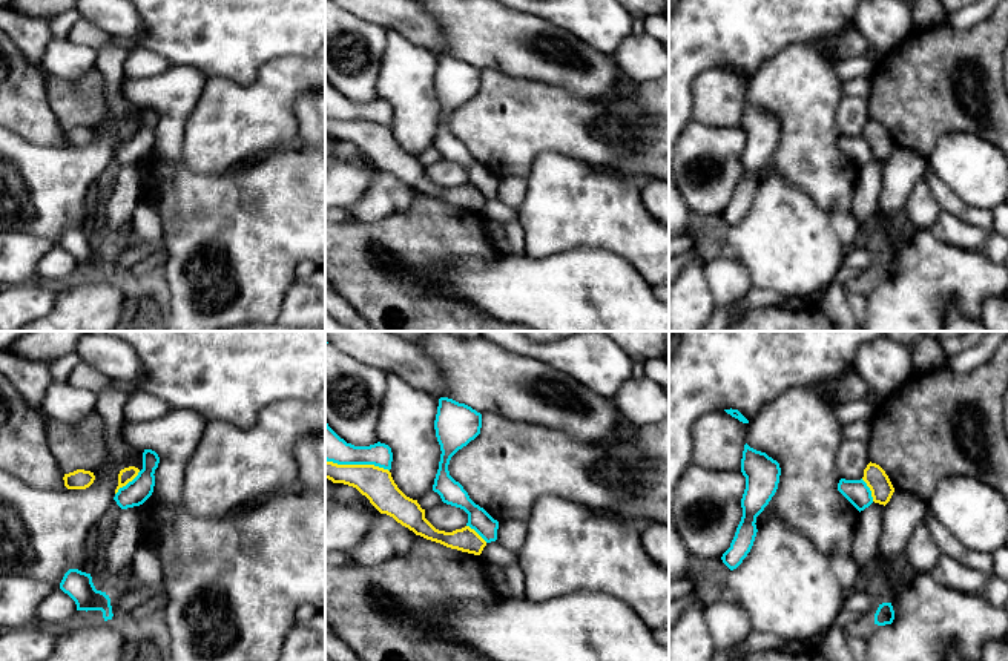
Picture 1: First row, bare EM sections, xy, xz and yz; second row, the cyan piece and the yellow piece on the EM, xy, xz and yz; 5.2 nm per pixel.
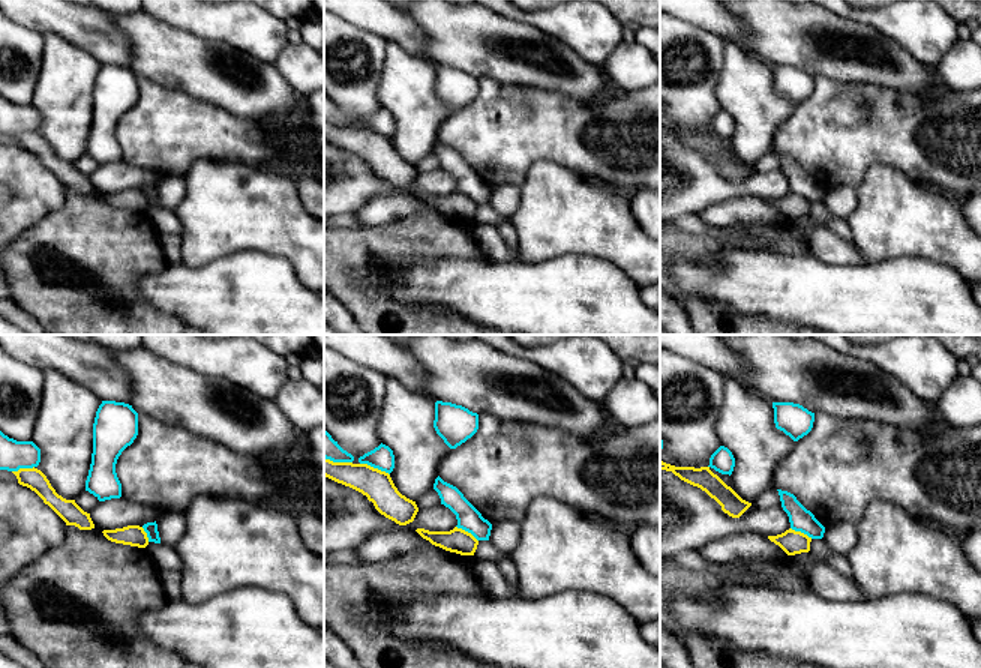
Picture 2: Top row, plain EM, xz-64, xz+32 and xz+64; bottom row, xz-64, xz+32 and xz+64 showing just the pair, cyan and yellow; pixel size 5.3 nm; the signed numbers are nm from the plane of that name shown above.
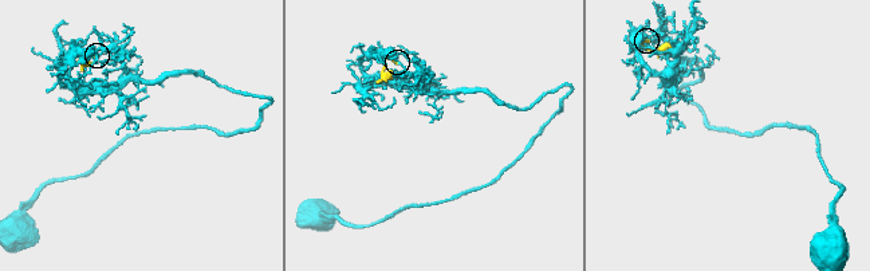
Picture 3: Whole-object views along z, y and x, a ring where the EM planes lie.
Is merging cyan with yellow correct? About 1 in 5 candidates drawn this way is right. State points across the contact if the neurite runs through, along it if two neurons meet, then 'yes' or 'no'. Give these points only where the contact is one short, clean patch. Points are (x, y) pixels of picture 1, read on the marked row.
no

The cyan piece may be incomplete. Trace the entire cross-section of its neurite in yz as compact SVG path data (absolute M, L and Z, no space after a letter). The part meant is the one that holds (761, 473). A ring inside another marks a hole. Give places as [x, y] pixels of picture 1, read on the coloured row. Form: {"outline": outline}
{"outline": "M744 445L741 472L746 477L746 489L741 498L743 517L736 528L730 548L723 554L723 563L736 569L750 552L756 537L756 517L764 511L775 495L779 483L781 468L766 452Z"}

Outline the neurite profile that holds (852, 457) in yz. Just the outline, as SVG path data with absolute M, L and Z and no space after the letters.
M847 439L841 442L836 452L836 468L841 478L861 480L868 463L868 443Z

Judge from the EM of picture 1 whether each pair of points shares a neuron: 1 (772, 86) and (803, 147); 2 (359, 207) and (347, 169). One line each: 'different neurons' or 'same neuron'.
1: same neuron
2: different neurons

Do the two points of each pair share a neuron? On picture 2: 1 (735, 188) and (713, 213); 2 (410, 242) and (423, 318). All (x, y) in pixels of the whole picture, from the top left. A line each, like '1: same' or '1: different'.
1: different
2: same

